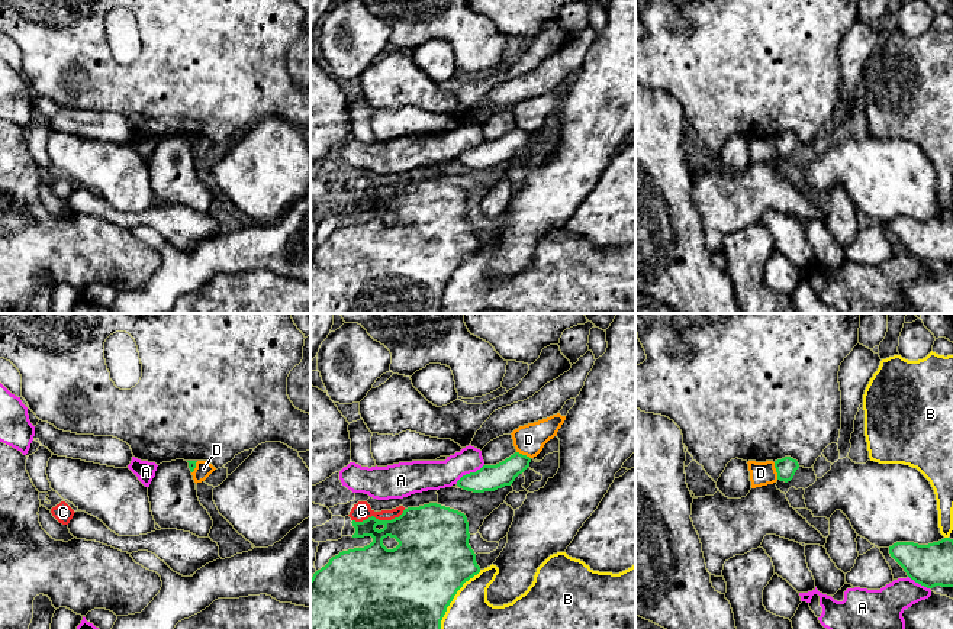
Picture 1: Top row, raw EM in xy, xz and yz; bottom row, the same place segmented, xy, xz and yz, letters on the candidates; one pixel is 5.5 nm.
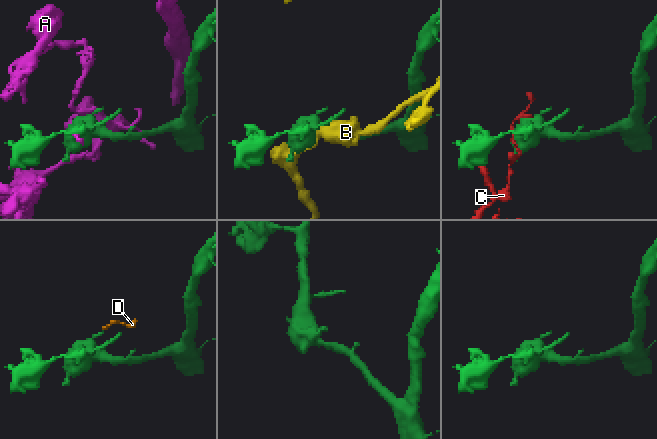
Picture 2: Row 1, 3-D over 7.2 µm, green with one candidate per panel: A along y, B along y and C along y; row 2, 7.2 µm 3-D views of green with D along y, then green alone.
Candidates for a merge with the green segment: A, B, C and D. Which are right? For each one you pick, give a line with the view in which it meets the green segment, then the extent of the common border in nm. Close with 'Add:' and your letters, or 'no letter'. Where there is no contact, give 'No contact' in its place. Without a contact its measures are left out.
Add: no letter

